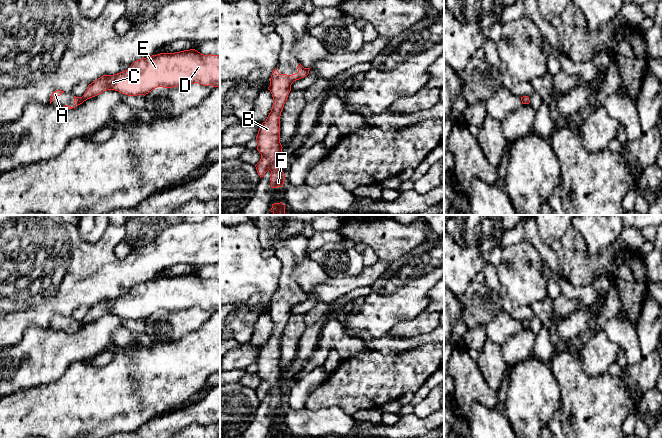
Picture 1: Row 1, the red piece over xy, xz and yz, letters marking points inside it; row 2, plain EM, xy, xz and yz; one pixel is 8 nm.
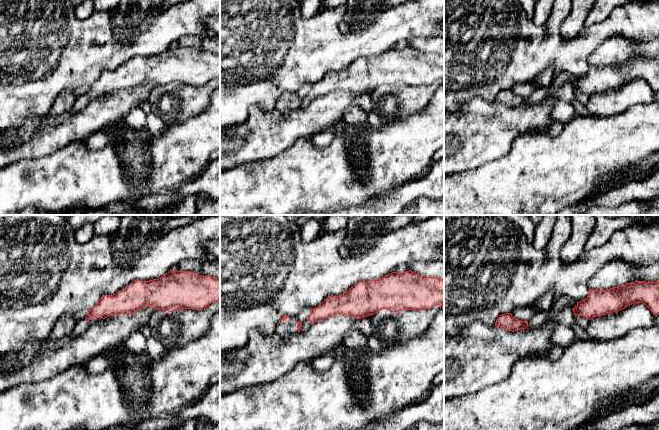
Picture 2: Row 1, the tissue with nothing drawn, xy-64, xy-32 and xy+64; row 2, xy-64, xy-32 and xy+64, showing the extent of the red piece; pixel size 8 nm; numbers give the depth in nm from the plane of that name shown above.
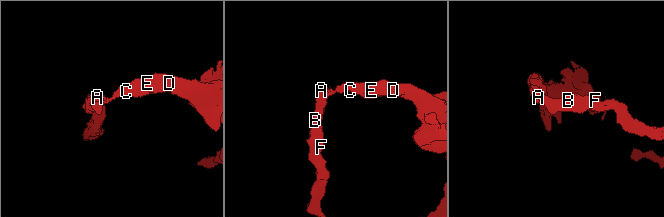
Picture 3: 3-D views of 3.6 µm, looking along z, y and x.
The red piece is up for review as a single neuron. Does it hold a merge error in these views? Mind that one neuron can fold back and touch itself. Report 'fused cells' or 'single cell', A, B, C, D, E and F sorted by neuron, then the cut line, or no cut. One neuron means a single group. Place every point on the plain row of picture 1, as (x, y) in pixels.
fused cells | A B F / C D E | xy (80, 321), (82, 326)

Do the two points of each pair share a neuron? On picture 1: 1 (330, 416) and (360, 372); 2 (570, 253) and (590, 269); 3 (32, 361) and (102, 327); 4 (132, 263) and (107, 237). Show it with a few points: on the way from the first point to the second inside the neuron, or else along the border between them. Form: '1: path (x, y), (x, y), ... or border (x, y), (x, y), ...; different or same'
1: border (313, 409), (339, 407), (351, 415); different
2: path (575, 258), (585, 268); same
3: path (49, 353), (85, 343); same
4: path (122, 263), (117, 263), (107, 253), (107, 247); same

